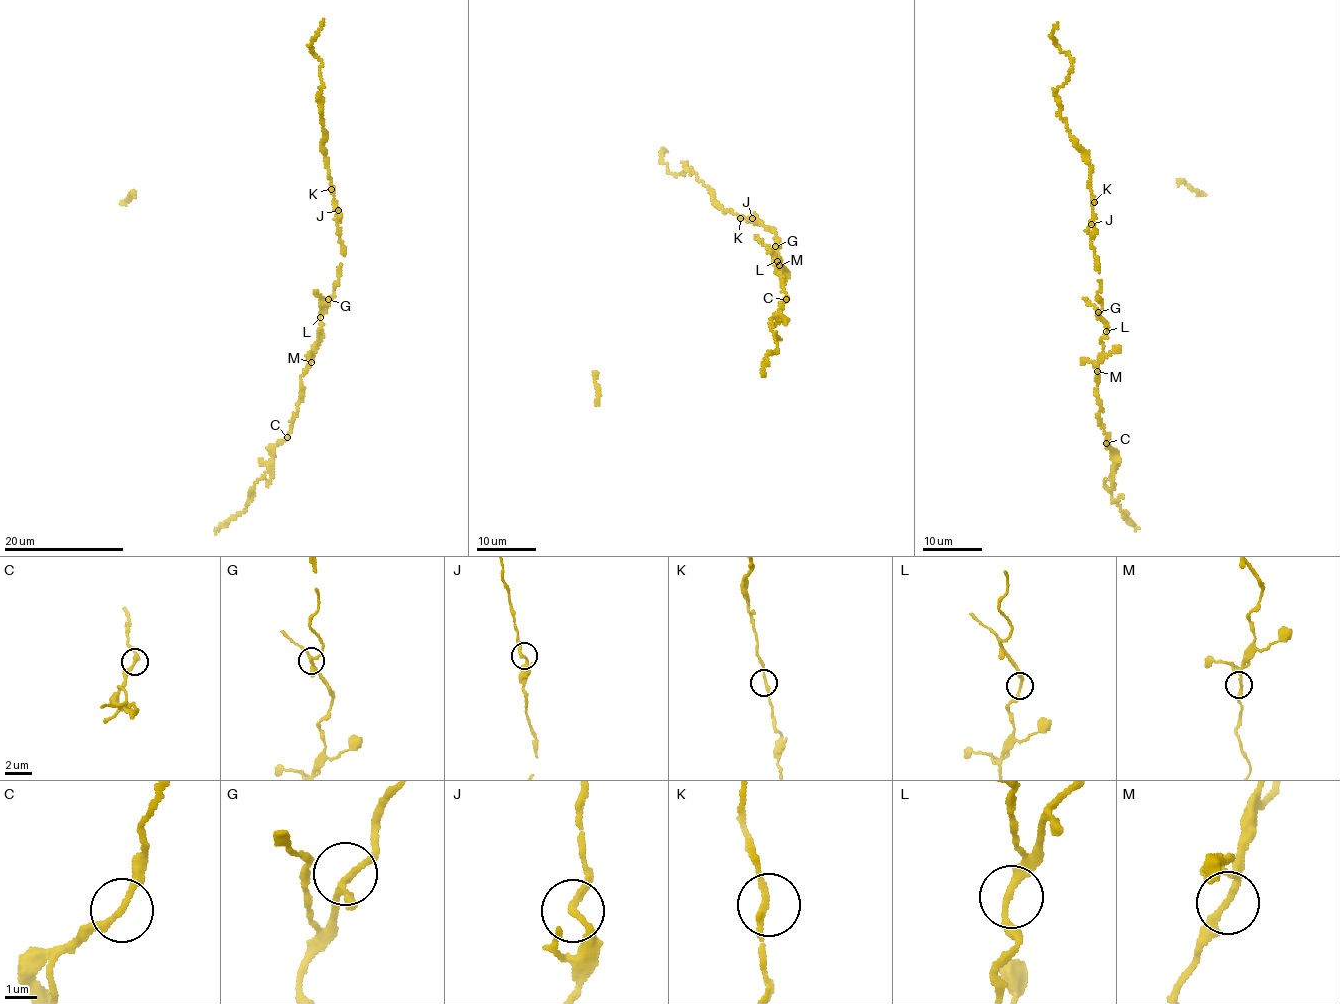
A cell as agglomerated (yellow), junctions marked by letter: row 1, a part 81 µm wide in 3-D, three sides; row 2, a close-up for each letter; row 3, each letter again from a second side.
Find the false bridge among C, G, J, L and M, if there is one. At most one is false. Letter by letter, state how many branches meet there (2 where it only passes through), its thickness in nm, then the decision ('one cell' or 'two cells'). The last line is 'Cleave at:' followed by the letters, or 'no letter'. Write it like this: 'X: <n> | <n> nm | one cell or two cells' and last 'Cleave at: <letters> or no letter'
C: 2 | 200 nm | one cell
G: 2 | 220 nm | one cell
J: 2 | 200 nm | one cell
L: 2 | 200 nm | one cell
M: 2 | 220 nm | one cell
Cleave at: no letter

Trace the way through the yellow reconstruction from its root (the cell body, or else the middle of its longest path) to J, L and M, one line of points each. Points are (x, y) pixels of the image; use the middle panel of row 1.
J: (777, 239), (774, 239), (775, 233), (753, 218)
L: (777, 239), (777, 261)
M: (777, 239), (777, 262), (779, 259), (777, 261), (782, 266), (779, 265)

